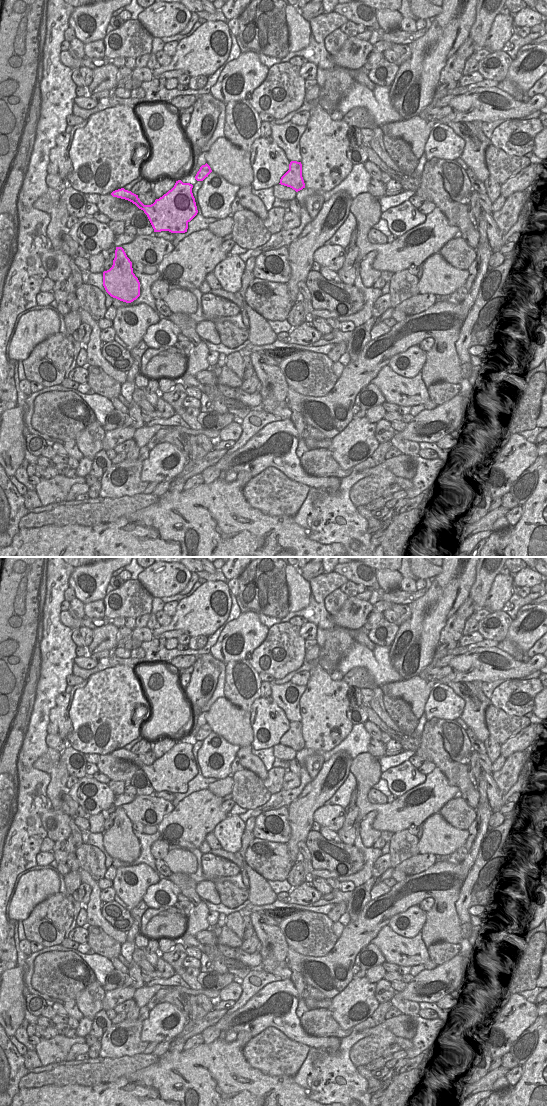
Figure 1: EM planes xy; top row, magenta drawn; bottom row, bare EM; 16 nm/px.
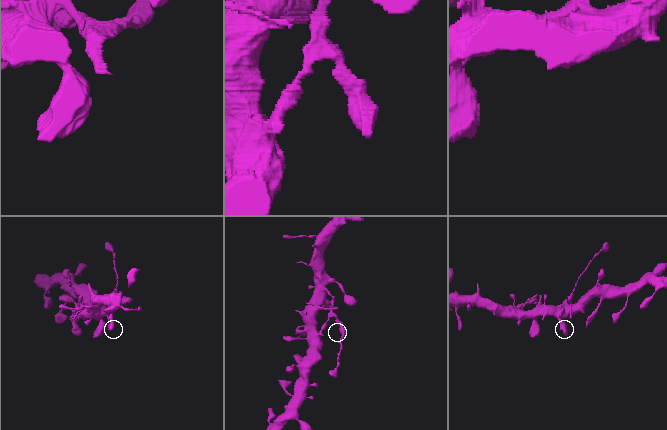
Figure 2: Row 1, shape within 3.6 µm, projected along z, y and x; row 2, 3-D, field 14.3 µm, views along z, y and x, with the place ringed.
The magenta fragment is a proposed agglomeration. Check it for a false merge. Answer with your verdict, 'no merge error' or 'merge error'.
merge error

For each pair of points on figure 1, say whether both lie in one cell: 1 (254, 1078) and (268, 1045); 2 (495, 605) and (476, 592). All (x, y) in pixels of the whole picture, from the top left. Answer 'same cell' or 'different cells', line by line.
1: different cells
2: different cells

